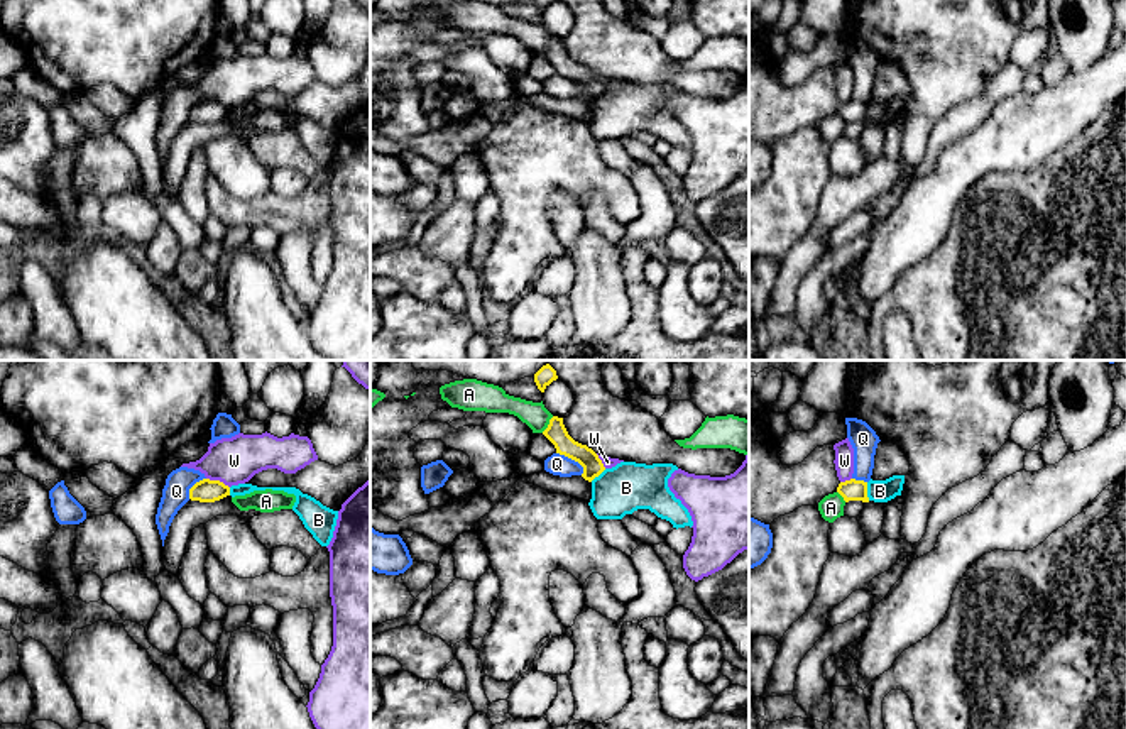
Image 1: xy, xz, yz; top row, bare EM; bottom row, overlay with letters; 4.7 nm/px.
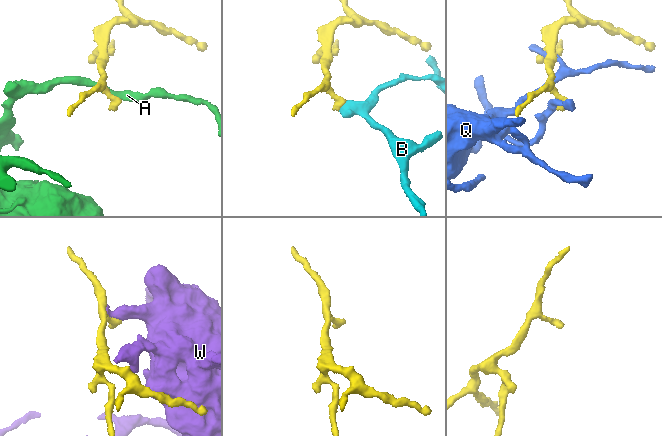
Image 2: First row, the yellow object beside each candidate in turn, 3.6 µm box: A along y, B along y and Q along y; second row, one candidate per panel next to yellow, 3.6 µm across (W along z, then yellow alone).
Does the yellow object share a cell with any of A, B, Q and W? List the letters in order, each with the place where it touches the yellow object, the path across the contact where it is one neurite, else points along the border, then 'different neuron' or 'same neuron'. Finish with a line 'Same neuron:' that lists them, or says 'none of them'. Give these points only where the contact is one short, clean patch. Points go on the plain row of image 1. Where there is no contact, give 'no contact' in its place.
A: xz (548, 46) | along xz (553, 38), (541, 53) | different neuron
B: yz (866, 112) | along yz (866, 104), (866, 117), (869, 120) | different neuron
Q: xz (572, 80) | different neuron
W: xy (218, 102) | along xy (207, 98), (218, 100), (229, 109) | different neuron
Same neuron: none of them

